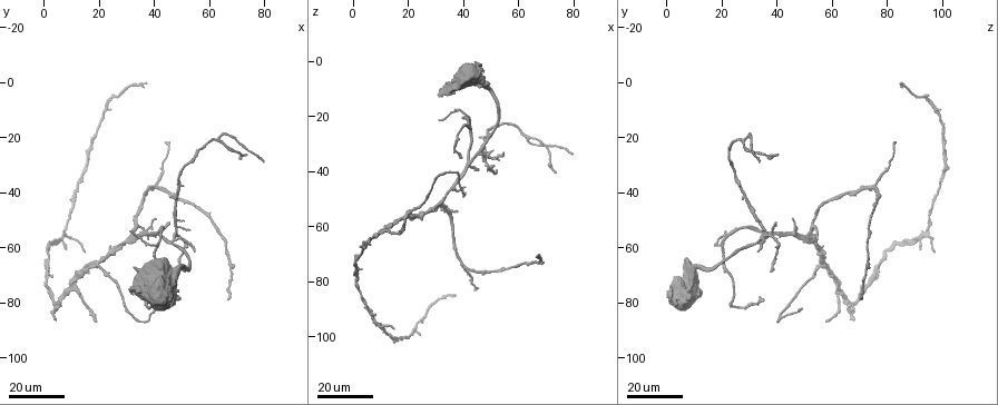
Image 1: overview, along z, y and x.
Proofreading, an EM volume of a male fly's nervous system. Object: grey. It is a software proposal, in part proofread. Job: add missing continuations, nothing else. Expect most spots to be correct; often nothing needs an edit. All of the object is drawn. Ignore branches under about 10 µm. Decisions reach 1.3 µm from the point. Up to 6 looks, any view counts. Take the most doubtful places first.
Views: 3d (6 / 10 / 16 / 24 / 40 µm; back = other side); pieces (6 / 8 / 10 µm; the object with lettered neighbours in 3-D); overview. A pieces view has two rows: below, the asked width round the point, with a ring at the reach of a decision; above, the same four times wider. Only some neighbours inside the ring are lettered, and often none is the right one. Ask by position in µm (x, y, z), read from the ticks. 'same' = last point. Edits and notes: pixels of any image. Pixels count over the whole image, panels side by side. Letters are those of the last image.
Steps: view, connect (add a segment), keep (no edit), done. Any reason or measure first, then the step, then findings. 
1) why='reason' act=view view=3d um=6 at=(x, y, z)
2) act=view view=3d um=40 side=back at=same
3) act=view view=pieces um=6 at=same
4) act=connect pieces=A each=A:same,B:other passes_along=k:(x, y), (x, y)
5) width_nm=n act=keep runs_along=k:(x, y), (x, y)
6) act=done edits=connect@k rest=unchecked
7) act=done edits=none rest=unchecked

why='an open end' act=view view=3d um=24 at=(37, 0, 85)

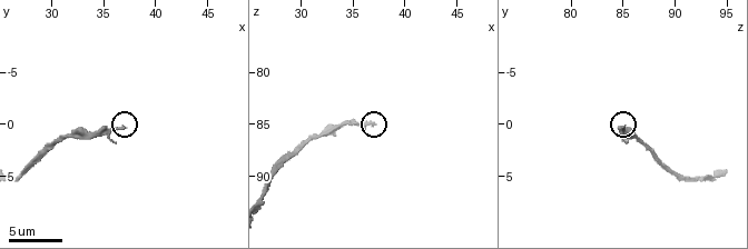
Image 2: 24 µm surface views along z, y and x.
act=view view=pieces um=6 at=(37.0, 0.4, 85.0)

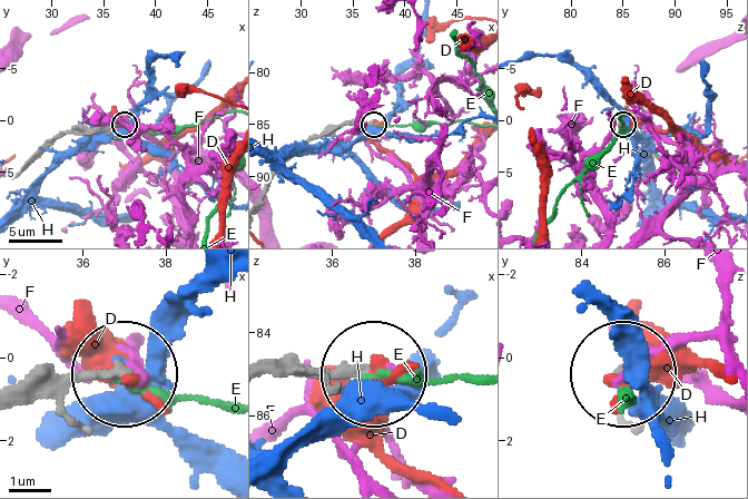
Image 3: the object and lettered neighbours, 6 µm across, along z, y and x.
width_nm=200 act=keep each=D:other,E:other,F:other,H:other runs_along=3:(272, 373), (375, 373) found='none of them fits'

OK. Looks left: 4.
why='free end' act=view view=3d um=16 at=(40, 82, 49)

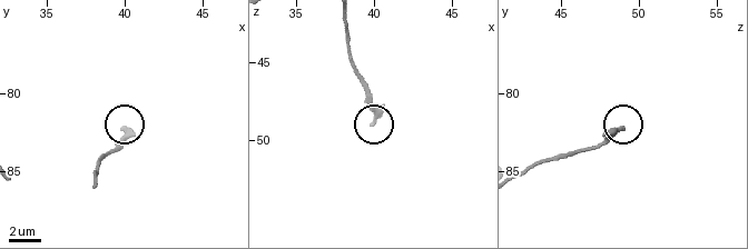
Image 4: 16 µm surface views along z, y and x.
why='see the neighbours' act=view view=pieces um=8 at=(40.0, 82.2, 48.8)

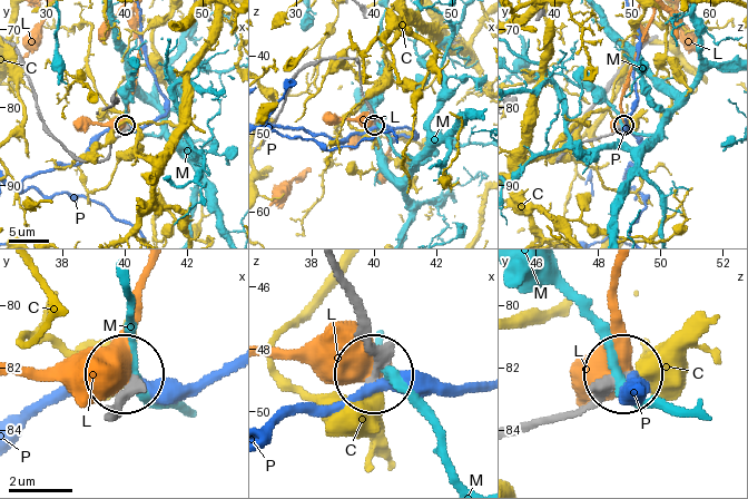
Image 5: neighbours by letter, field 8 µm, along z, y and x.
act=keep each=C:other,L:other,M:other,P:other runs_along=5:(334, 273), (372, 374) found='no lettered segment goes on from it'

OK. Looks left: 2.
why='long arm stops here' act=view view=3d um=16 at=(67, 79, 71)

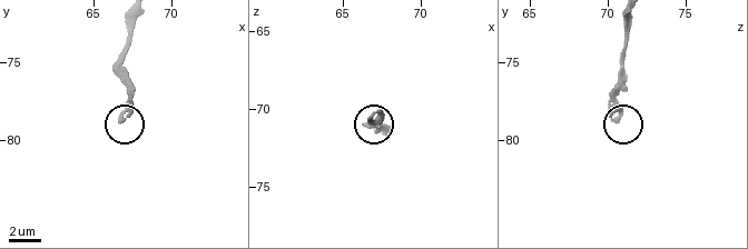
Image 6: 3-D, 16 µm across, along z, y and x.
act=view view=pieces um=10 at=(66.8, 78.8, 70.6)

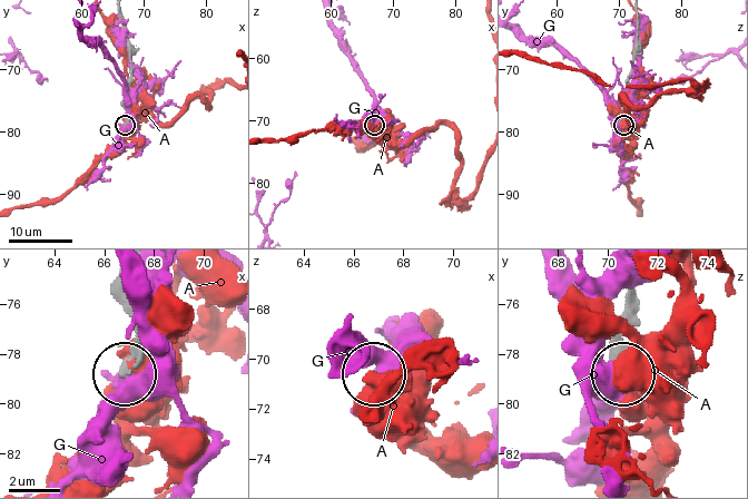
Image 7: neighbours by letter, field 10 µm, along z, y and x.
width_nm=210 act=keep each=A:other,G:other found='no lettered segment goes on from it'

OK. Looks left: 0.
act=done edits=none rest=unchecked

